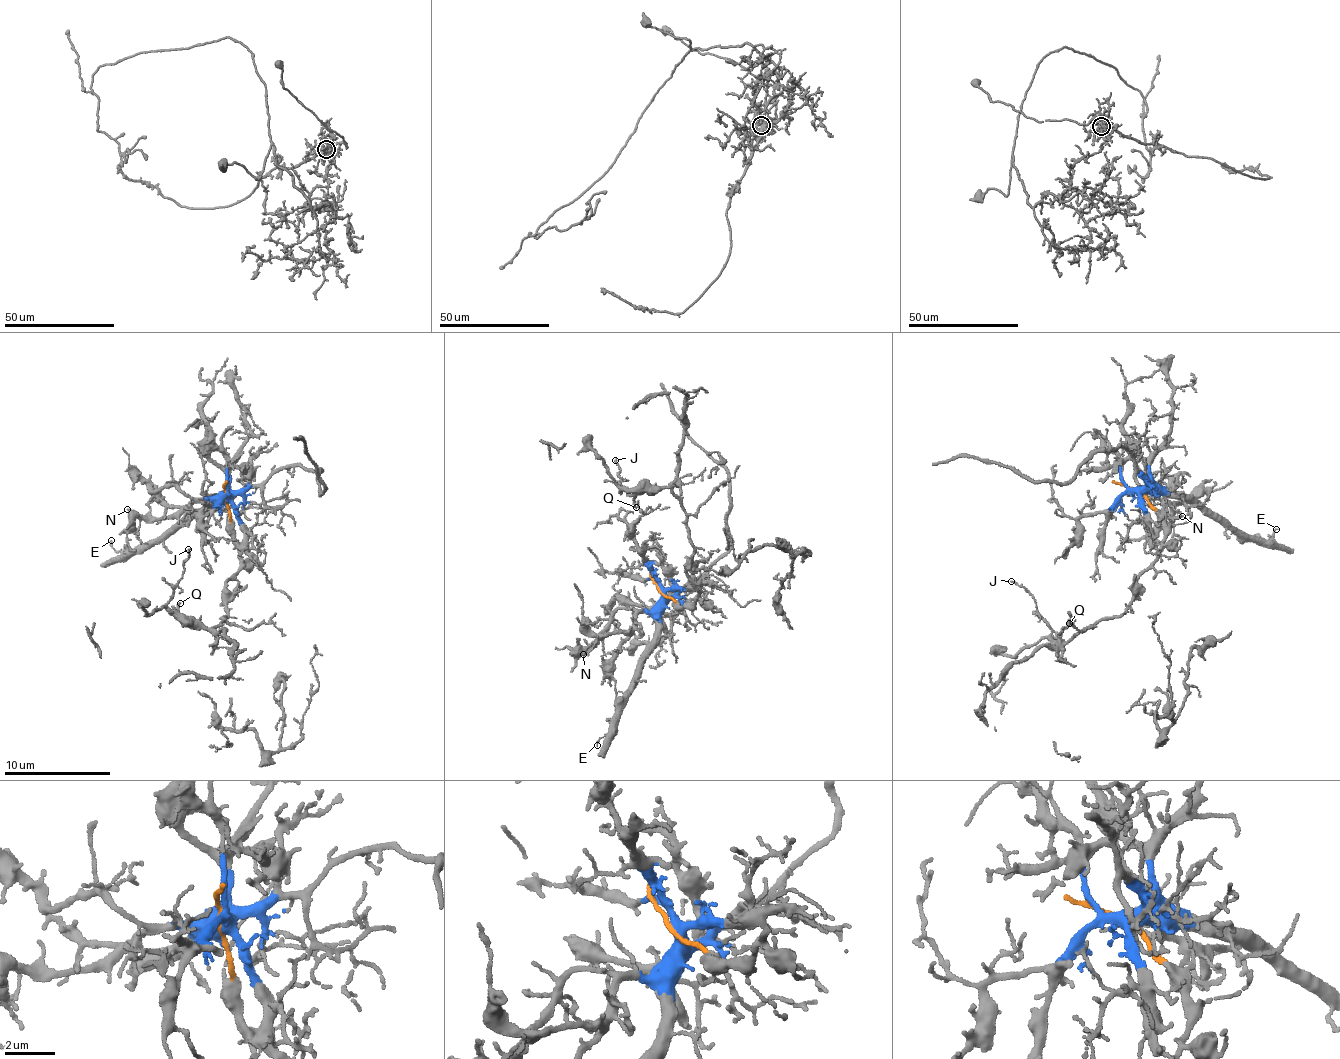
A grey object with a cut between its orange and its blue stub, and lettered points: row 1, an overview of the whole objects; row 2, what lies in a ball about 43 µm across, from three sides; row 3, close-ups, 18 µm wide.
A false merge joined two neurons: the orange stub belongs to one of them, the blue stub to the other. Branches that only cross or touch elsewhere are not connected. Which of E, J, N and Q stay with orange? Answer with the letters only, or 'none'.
J, Q

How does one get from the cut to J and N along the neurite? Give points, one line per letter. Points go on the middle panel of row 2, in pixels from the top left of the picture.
J: (658, 587), (684, 605), (699, 598), (686, 570), (693, 562), (686, 513), (668, 487), (622, 493), (614, 459)
N: (660, 587), (660, 603), (650, 612), (637, 614), (635, 624), (625, 631), (603, 634), (582, 653)

